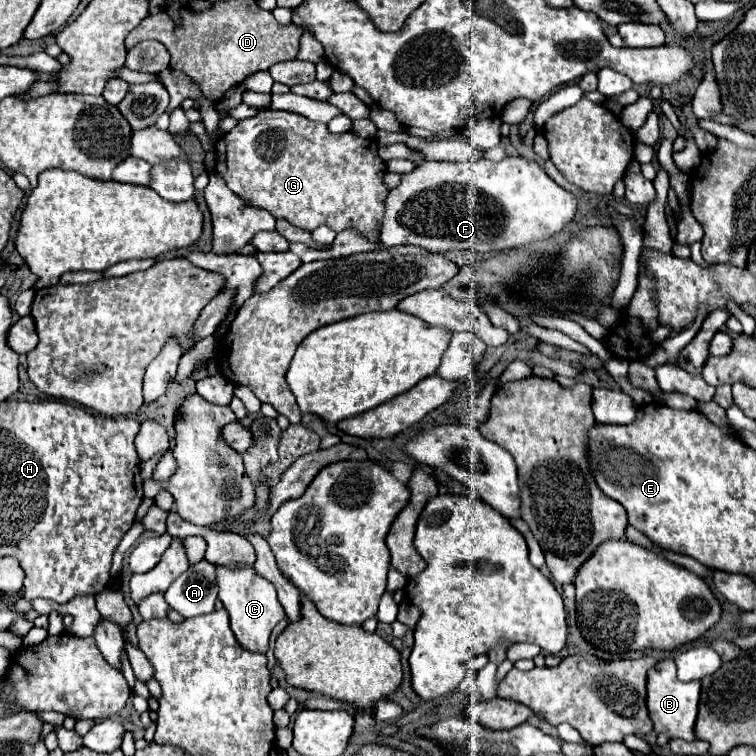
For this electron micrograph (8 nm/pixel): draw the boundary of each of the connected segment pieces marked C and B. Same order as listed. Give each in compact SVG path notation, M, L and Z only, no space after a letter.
M217 566L217 584L219 584L219 600L223 602L225 610L231 616L231 630L237 638L237 642L249 650L249 652L261 652L265 654L269 650L271 632L277 626L279 620L285 618L285 612L277 600L275 586L257 576L253 568L225 568Z
M671 658L661 660L649 670L647 676L647 708L653 722L653 730L657 734L665 732L669 738L681 740L695 740L695 718L697 718L697 704L699 704L701 682L681 682L675 674L675 662Z

